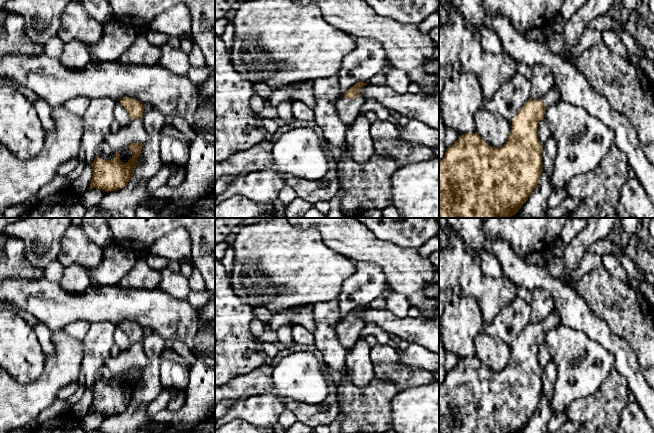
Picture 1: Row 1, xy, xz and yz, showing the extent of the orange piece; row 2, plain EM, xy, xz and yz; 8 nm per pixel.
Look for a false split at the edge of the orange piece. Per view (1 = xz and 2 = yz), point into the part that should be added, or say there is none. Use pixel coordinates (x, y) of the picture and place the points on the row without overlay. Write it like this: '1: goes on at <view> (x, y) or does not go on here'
1: goes on at xz (348, 333)
2: goes on at yz (554, 319)

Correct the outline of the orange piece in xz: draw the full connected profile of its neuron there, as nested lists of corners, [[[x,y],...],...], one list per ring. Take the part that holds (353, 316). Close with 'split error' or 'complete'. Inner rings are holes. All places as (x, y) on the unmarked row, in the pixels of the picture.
[[[358,306],[352,312],[345,316],[343,321],[339,321],[336,326],[336,334],[341,345],[351,349],[357,342],[361,329],[365,325],[361,320],[359,313],[367,307]]]; split error

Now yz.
[[[556,308],[542,323],[530,322],[512,344],[512,356],[500,372],[491,371],[477,356],[460,359],[439,386],[439,433],[520,433],[543,394],[544,369],[537,360],[539,345],[547,330],[561,324]]]; split error

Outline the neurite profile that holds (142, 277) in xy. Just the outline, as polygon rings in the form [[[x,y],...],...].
[[[140,257],[118,285],[125,289],[153,290],[158,288],[161,280],[161,272],[152,269],[145,259]]]

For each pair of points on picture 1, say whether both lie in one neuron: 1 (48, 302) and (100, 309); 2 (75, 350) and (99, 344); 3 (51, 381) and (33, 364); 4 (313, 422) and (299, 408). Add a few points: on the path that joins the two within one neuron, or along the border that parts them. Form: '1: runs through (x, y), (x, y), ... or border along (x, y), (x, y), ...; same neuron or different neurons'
1: runs through (61, 307), (87, 307); same neuron
2: border along (83, 342), (83, 359), (80, 368); different neurons
3: border along (45, 354), (42, 371), (33, 380), (21, 383); different neurons
4: runs through (310, 419), (302, 411); same neuron

